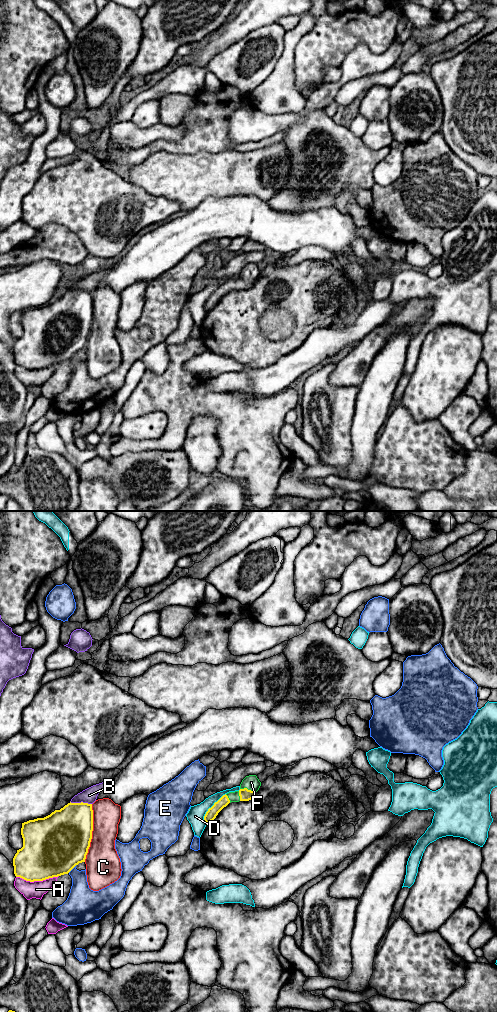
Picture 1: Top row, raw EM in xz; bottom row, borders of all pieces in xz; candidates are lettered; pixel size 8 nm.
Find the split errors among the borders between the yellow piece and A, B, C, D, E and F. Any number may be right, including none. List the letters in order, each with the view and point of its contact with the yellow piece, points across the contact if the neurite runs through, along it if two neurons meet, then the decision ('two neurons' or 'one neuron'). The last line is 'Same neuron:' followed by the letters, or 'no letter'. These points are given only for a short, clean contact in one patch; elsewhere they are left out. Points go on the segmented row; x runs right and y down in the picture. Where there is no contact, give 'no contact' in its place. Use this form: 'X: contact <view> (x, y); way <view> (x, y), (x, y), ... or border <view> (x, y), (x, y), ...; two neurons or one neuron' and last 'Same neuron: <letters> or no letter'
A: contact xz (37, 880); two neurons
B: contact xz (81, 802); two neurons
C: contact xz (91, 833); two neurons
D: contact xz (209, 808); two neurons
E: contact xz (72, 868); two neurons
F: contact xz (248, 790); border xz (240, 788), (246, 788), (255, 792); two neurons
Same neuron: no letter

